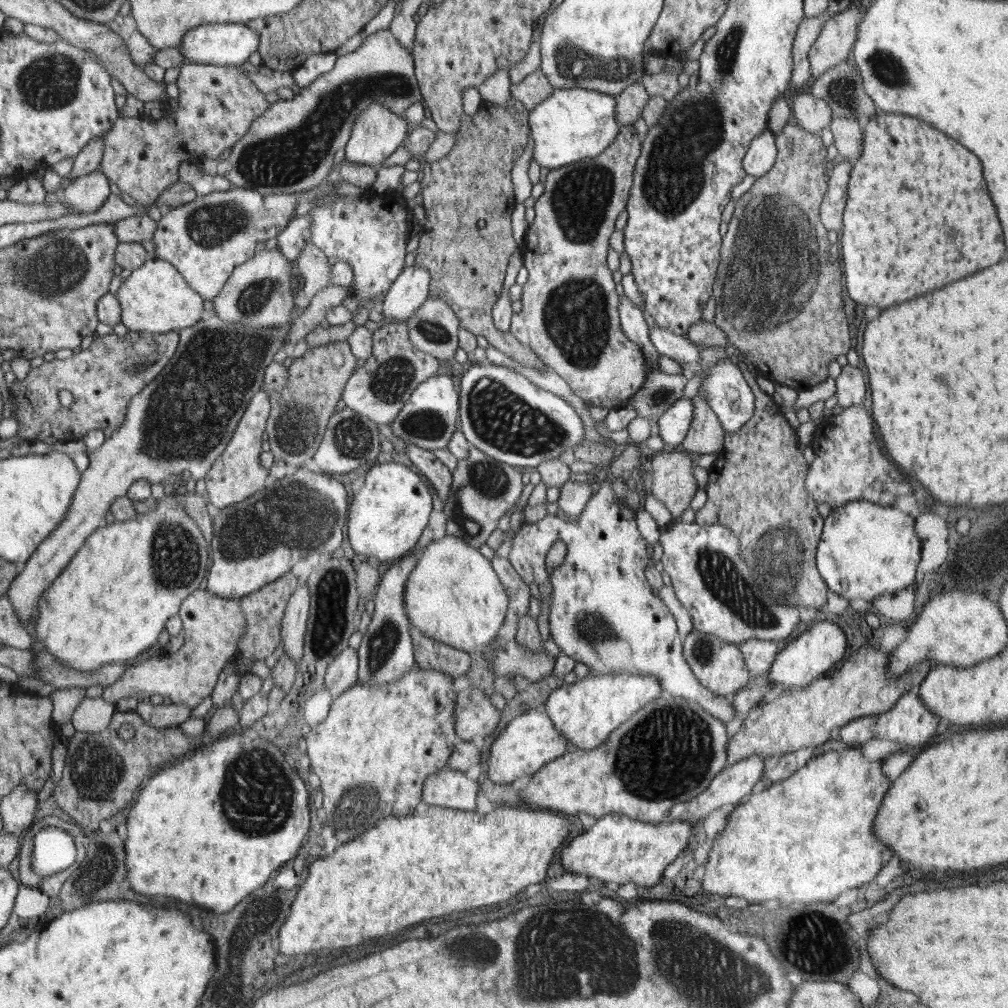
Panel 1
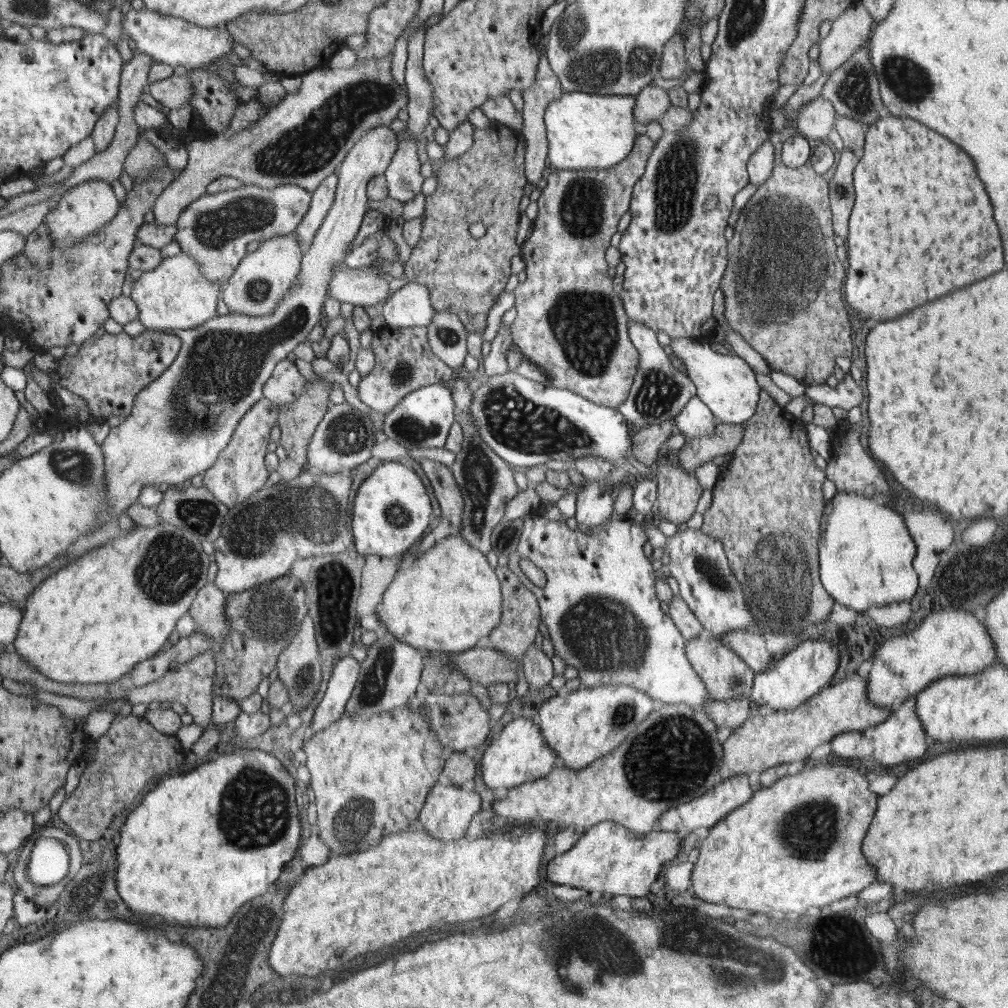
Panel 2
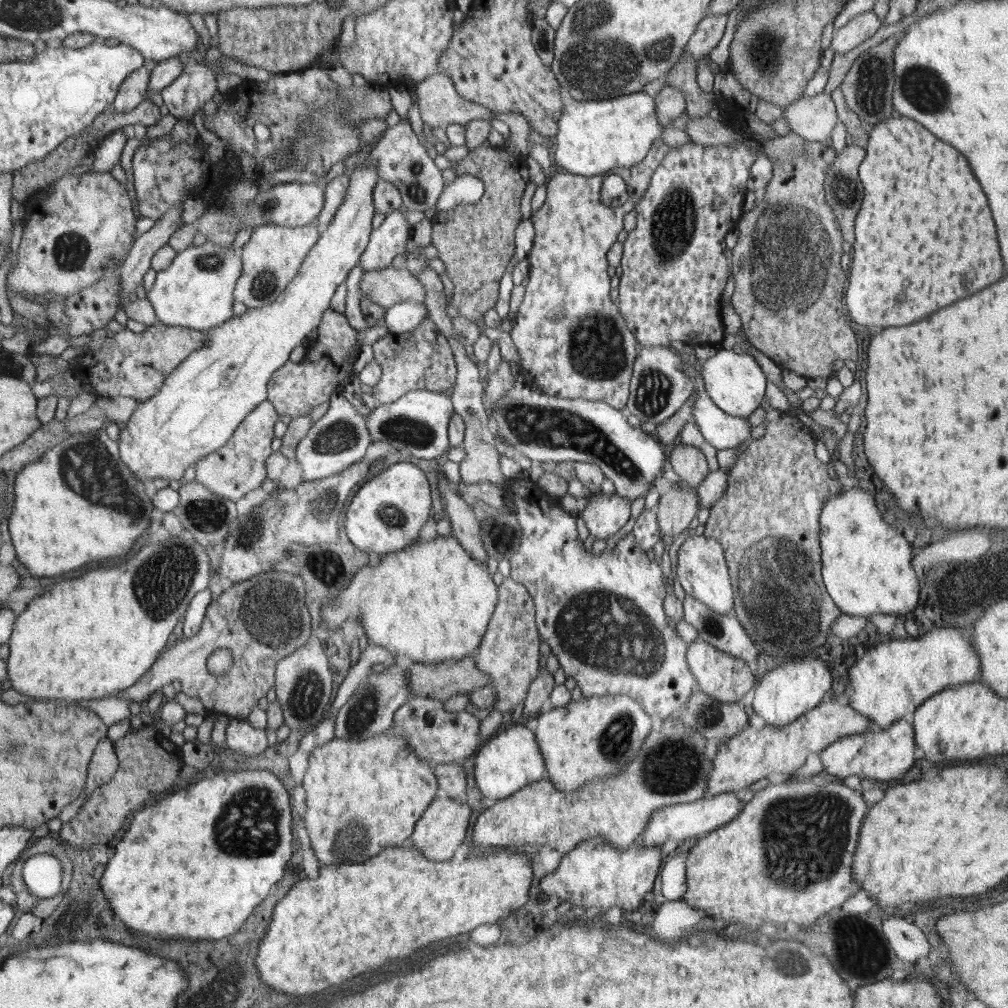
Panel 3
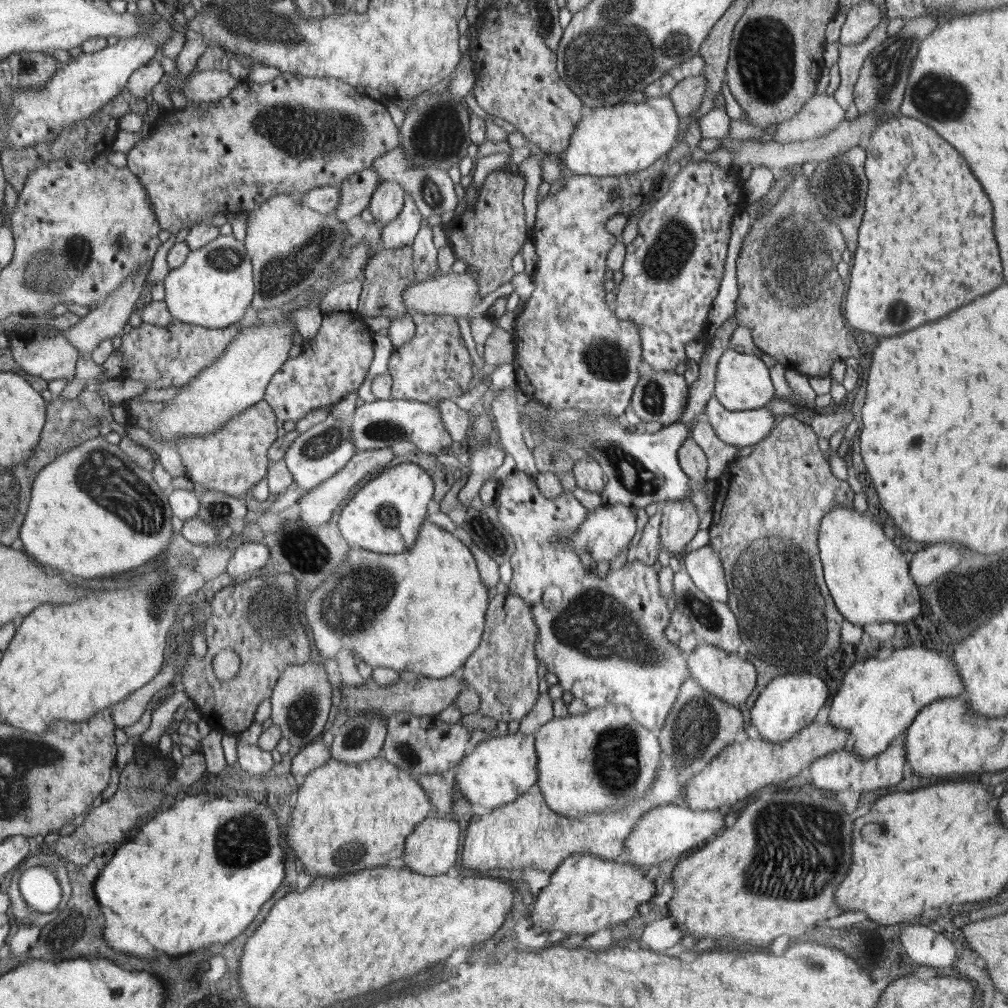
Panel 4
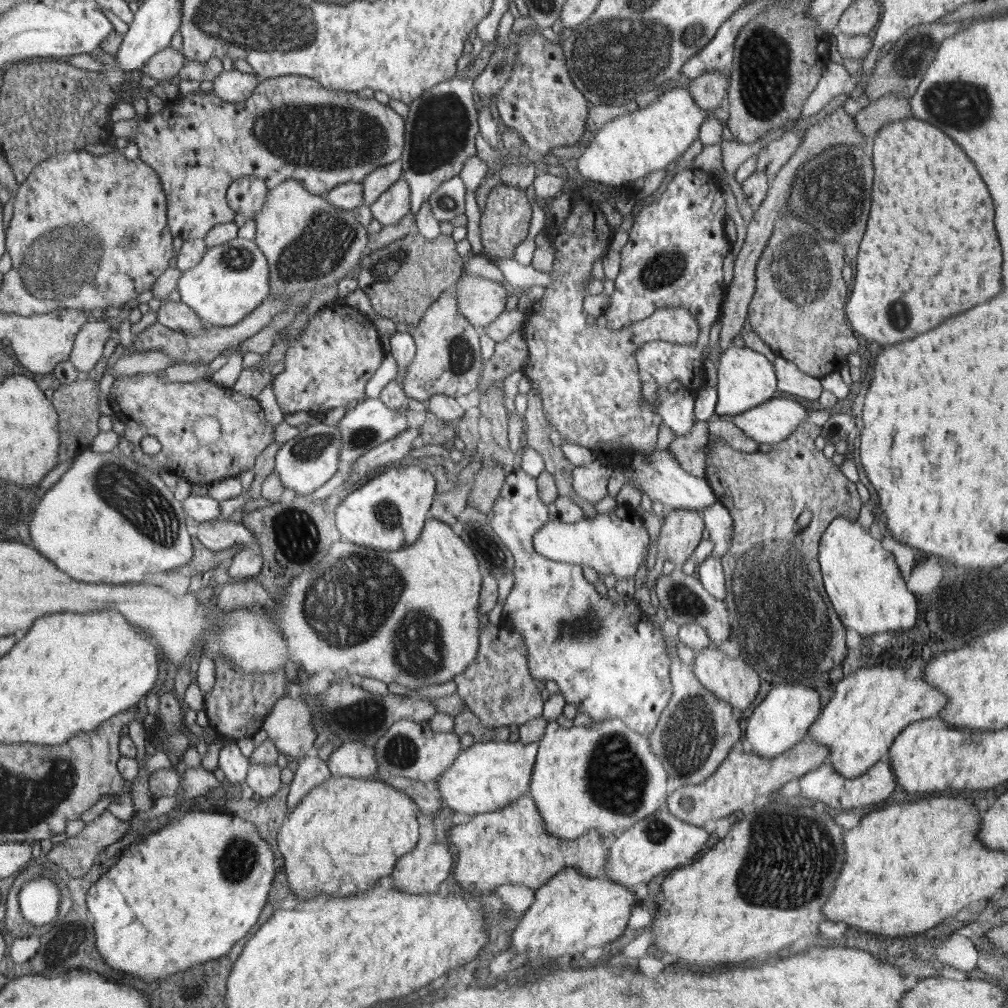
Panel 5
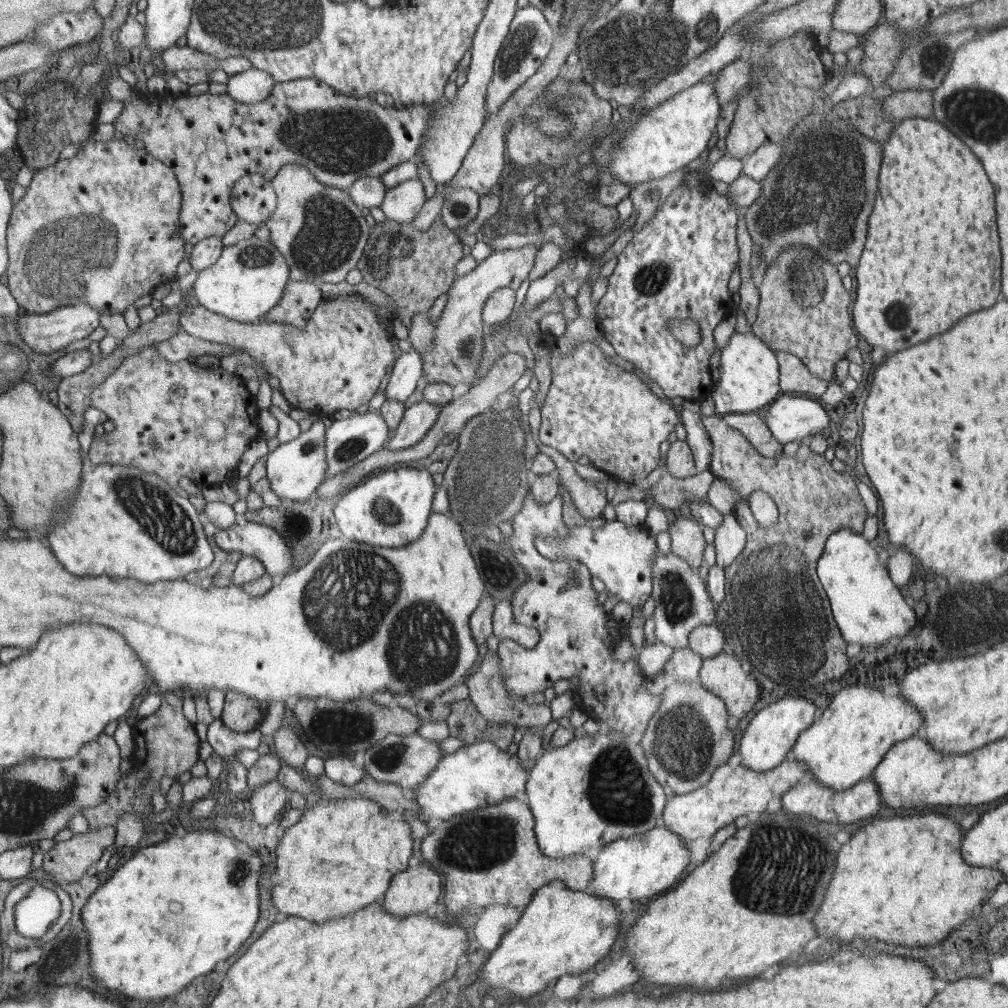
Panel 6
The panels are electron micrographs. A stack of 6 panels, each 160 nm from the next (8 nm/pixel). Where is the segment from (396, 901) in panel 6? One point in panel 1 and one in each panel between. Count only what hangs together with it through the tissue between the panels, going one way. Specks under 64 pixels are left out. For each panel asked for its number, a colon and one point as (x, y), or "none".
1: (453, 789)
2: (448, 810)
3: (443, 826)
4: (432, 848)
5: (421, 871)

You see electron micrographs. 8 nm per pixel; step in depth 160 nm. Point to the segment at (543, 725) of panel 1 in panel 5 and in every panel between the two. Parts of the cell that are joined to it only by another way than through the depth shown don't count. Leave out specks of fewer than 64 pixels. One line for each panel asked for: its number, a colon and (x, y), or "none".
2: (520, 754)
3: (510, 760)
4: (495, 772)
5: (487, 776)

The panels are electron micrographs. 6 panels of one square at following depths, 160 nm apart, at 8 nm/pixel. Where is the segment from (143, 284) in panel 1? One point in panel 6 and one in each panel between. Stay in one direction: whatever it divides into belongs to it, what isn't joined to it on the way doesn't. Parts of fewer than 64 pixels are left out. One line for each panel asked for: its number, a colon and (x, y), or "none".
2: (175, 295)
3: (197, 290)
4: (213, 288)
5: (233, 279)
6: (249, 279)

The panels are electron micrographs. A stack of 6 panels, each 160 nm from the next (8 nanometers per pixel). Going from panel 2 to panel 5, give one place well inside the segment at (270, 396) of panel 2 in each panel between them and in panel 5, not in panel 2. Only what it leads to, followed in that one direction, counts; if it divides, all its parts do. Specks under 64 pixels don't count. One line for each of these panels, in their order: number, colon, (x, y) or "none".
3: (295, 389)
4: (335, 362)
5: (329, 363)

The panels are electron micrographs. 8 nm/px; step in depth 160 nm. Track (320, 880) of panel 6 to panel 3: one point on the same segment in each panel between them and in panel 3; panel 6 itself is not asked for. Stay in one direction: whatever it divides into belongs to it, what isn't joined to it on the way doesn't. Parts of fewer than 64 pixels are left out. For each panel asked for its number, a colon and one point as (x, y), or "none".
3: (361, 797)
4: (348, 817)
5: (346, 834)

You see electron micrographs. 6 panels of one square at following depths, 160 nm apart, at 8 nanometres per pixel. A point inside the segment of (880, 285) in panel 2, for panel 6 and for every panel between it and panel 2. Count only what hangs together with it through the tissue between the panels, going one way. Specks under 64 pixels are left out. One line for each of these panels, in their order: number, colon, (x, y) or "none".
3: (925, 238)
4: (925, 248)
5: (931, 232)
6: (934, 225)

